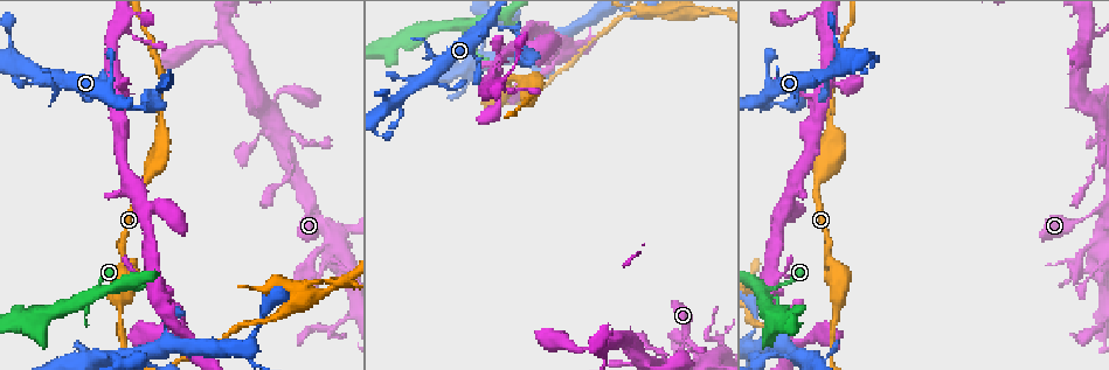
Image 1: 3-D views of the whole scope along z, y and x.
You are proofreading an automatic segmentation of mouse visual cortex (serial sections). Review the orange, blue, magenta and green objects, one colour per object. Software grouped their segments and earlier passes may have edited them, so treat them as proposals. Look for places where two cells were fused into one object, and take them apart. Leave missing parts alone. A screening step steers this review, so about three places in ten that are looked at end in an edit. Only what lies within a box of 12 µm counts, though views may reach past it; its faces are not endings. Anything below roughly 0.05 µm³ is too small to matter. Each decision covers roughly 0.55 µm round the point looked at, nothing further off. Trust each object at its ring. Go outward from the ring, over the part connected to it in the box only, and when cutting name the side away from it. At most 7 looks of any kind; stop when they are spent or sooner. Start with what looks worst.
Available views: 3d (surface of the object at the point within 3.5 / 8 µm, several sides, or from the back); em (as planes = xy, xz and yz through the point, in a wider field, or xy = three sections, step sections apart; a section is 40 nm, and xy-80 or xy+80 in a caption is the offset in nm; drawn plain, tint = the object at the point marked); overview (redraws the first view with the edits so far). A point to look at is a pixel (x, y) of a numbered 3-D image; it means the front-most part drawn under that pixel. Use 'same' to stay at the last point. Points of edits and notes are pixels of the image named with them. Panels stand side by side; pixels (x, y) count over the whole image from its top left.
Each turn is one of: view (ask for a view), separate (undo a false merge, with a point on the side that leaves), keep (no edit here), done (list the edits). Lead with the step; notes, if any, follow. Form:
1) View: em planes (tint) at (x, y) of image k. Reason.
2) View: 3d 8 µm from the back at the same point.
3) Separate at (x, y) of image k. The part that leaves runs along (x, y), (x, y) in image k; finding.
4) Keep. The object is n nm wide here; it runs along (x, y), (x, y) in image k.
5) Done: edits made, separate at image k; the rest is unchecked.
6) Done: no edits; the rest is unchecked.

View: 3d 8 µm at (15, 60) of image 1. Abrupt turn.

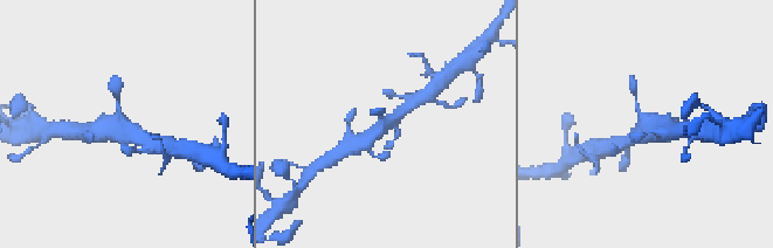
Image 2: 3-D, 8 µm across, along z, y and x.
View: em xy step 3 (tint) at (645, 125) of image 2. Now the EM.

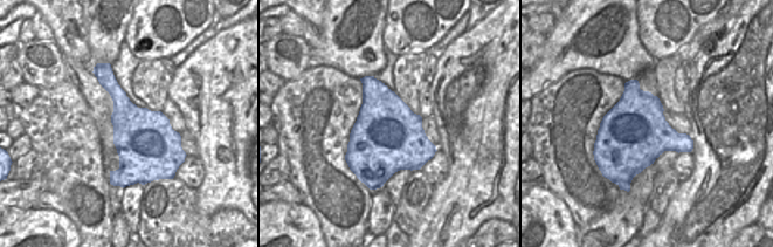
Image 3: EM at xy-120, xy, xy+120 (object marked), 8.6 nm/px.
Keep. It runs along (411, 105), (366, 140), (370, 151) in image 2; continuous, no second cell.

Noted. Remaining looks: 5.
View: 3d 3.5 µm at (1087, 36) of image 1. Four or more arms meet.

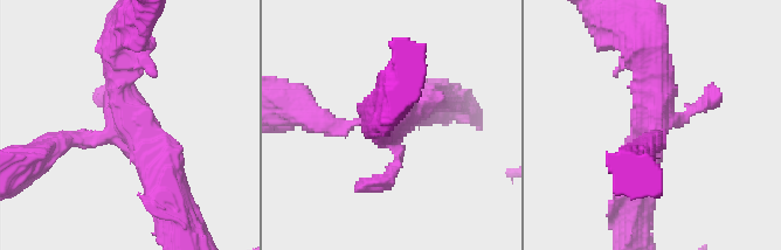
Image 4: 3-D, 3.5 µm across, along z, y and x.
View: em planes (tint) at (651, 127) of image 4. 4 arms meet here; the arms are 150, 200, 400, 450 nm wide; now the EM.

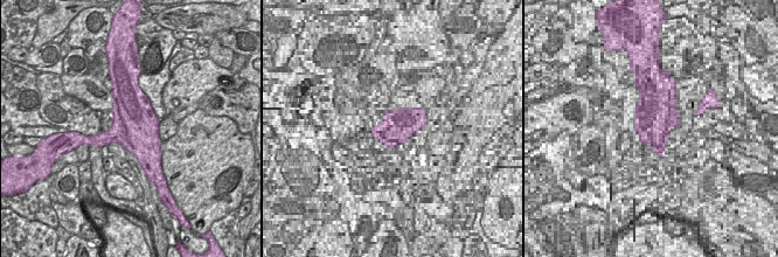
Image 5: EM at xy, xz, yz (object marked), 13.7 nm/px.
Keep. The object is 650 nm wide here; it runs along (164, 192), (128, 126), (53, 145) in image 4; all the same cell.

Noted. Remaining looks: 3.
View: 3d 8 µm at (767, 288) of image 1. Arms part here.

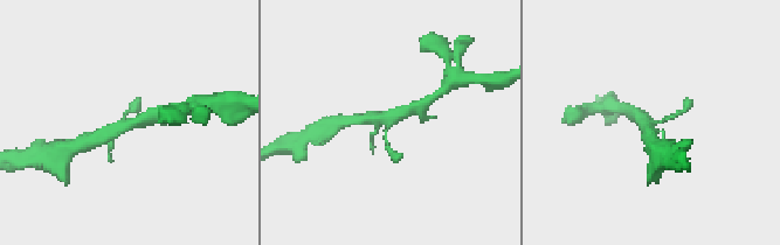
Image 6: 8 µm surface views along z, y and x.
View: em xy step 5 (tint) at (128, 122) of image 6. Need the tissue.

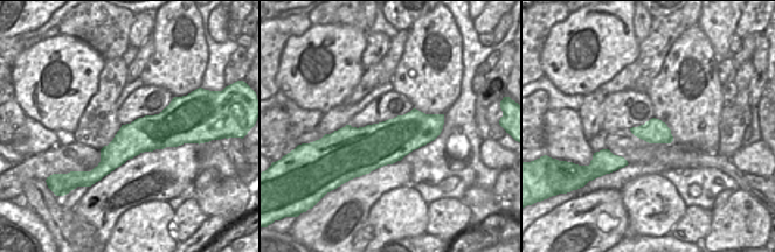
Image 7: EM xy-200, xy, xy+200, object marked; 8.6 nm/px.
Keep. The object is 380 nm wide here; it runs along (388, 151), (386, 130), (391, 121), (360, 120) in image 6; all the same cell.

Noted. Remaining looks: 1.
Done: no edits; the rest is unchecked.

